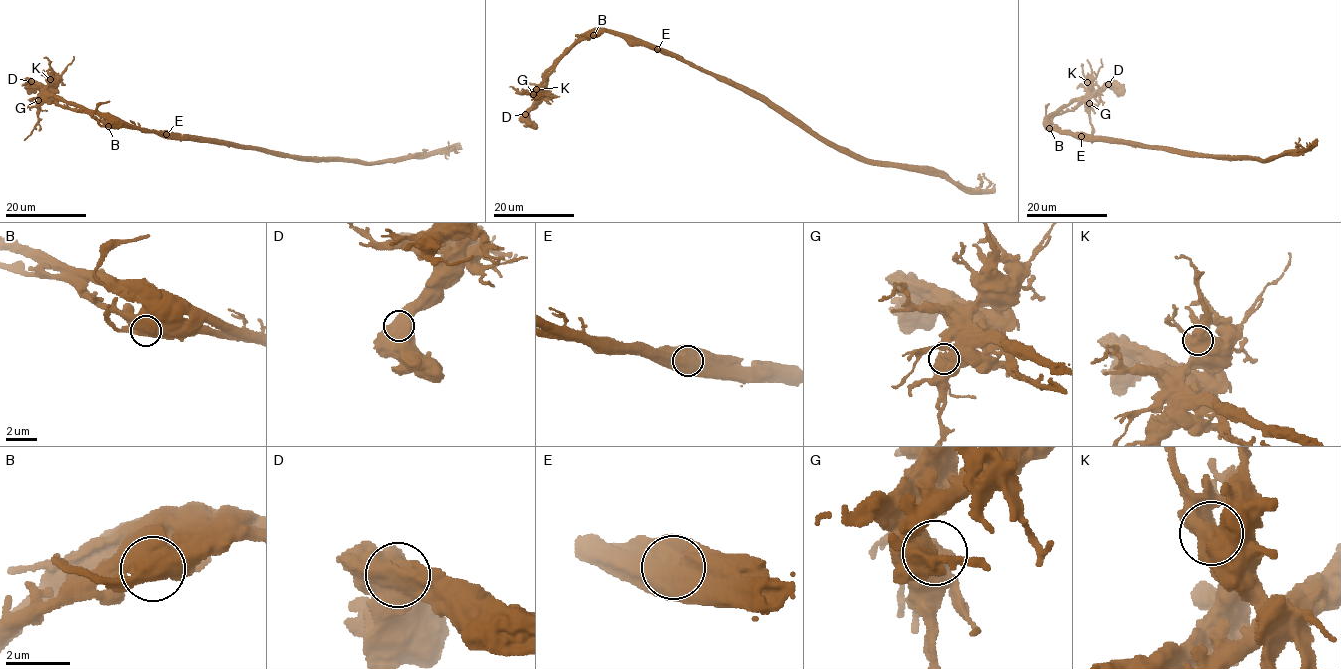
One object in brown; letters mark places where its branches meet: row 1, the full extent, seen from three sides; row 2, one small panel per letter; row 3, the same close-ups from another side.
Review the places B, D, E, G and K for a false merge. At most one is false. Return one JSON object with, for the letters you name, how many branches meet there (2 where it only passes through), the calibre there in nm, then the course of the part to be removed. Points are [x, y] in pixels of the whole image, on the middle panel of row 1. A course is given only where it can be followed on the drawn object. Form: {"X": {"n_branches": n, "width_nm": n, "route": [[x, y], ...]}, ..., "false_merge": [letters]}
{"E": {"n_branches": 2, "width_nm": 850, "route": [[657, 49], [759, 93], [820, 136], [866, 159], [933, 167], [944, 171], [970, 192], [993, 191]]}, "false_merge": ["E"]}

